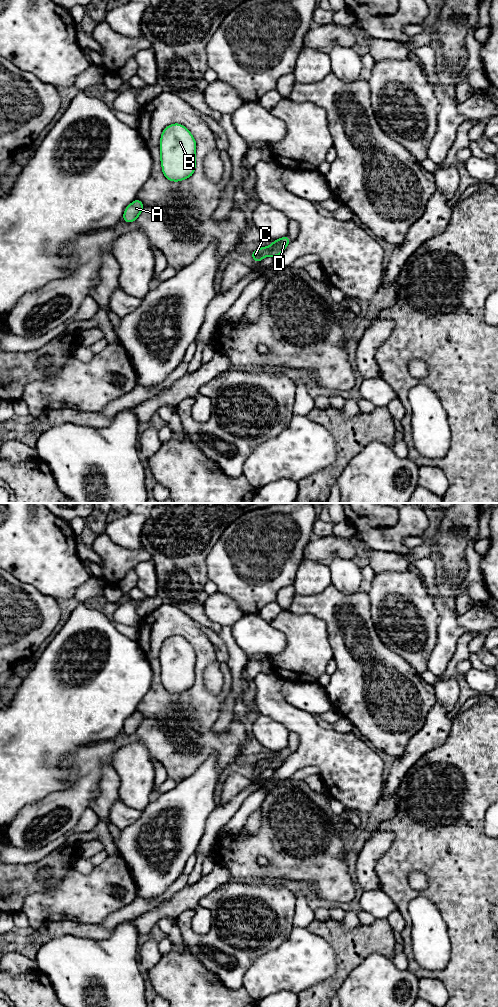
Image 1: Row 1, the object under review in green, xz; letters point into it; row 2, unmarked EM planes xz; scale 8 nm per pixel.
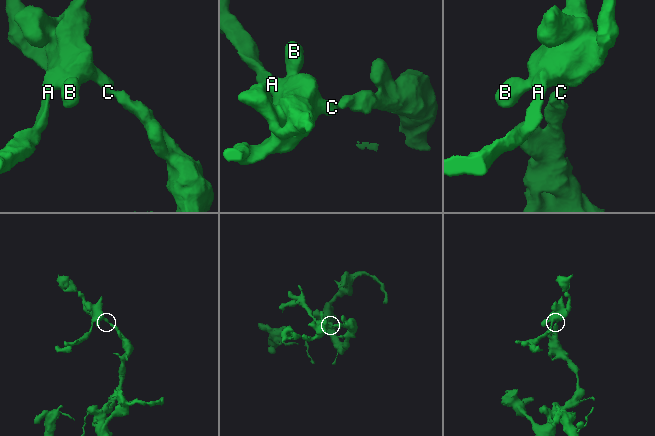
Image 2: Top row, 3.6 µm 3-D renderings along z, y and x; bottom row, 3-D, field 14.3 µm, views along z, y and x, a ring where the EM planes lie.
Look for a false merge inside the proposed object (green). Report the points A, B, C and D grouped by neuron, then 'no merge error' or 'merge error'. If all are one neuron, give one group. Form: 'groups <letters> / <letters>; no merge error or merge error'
groups A B C D; no merge error

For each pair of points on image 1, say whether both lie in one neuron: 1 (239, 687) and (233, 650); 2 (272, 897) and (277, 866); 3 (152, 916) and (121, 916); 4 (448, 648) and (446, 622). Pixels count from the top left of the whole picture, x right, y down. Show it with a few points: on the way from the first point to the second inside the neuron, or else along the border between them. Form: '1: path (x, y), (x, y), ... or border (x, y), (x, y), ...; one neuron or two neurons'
1: path (236, 678), (236, 659); one neuron
2: border (251, 881), (280, 883); two neurons
3: border (160, 905), (132, 920); two neurons
4: path (448, 642), (448, 628); one neuron

